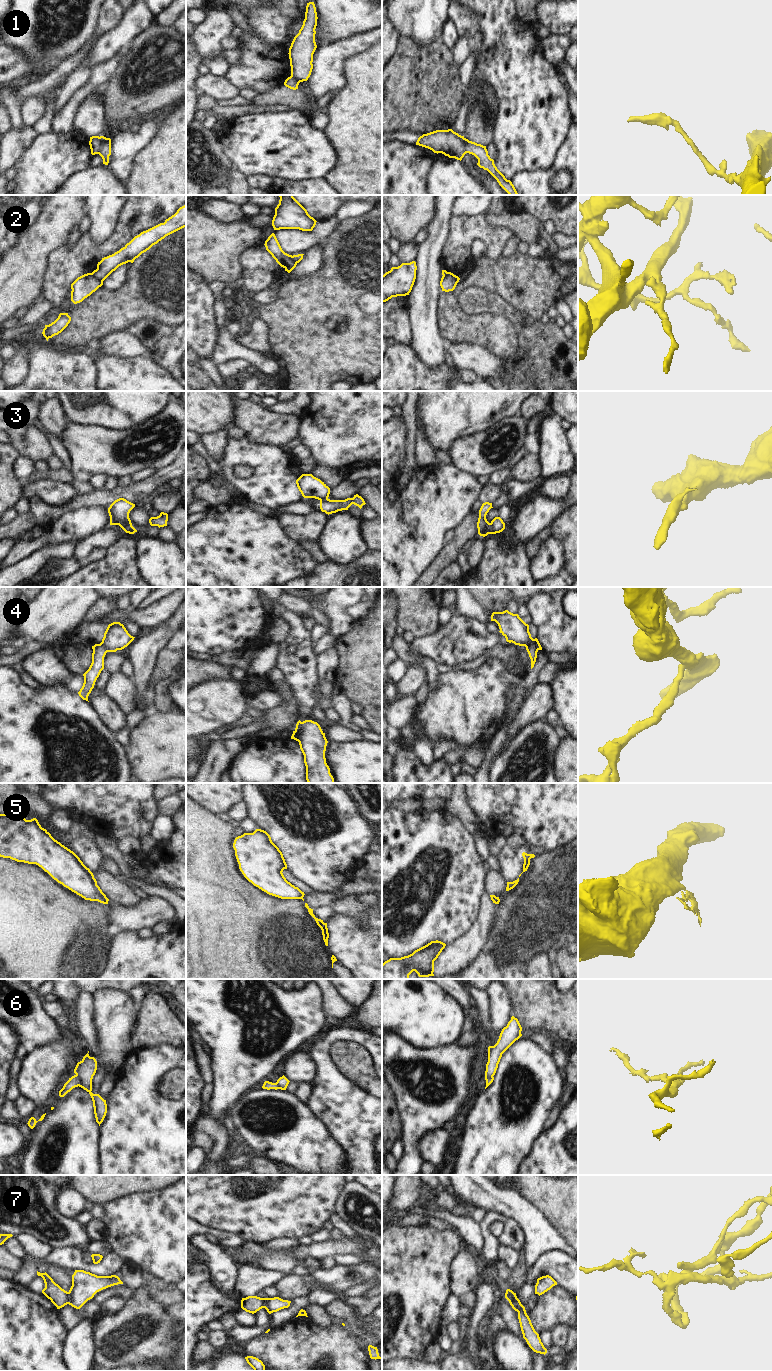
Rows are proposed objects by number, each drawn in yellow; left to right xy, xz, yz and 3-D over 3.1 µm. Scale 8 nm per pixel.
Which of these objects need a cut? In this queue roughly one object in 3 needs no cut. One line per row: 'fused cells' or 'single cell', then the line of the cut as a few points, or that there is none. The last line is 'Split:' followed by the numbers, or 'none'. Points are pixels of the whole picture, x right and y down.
1: fused cells; cut xy (100, 137), (98, 153)
2: fused cells; cut xy (92, 272), (102, 281)
3: fused cells; cut xy (132, 526), (126, 527), (124, 530)
4: fused cells; cut yz (538, 647), (529, 645), (526, 648)
5: fused cells; cut yz (497, 897), (495, 903)
6: fused cells; cut xy (76, 1074), (79, 1079), (79, 1085)
7: fused cells; cut xy (68, 1292), (69, 1303)
Split: 1, 2, 3, 4, 5, 6, 7

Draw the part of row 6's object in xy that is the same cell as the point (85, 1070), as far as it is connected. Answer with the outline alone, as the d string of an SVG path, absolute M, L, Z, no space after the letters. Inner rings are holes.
M88 1053L77 1063L74 1073L80 1079L79 1087L86 1090L92 1098L96 1122L100 1126L107 1113L107 1104L106 1100L104 1100L99 1094L93 1094L91 1092L92 1079L97 1070L97 1061L94 1057L90 1057Z

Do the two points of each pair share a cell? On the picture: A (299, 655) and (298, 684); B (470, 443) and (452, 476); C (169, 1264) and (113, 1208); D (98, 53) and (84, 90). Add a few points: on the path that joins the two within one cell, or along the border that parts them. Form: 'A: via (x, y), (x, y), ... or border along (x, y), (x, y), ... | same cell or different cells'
A: via (299, 662), (299, 677) | same cell
B: border along (452, 462), (461, 469), (469, 471), (476, 476) | different cells
C: via (155, 1250), (127, 1222) | same cell
D: border along (115, 54), (99, 61), (92, 67) | different cells

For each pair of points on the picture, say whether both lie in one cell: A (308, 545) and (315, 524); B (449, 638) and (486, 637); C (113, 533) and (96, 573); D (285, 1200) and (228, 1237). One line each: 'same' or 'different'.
A: different
B: same
C: different
D: different

